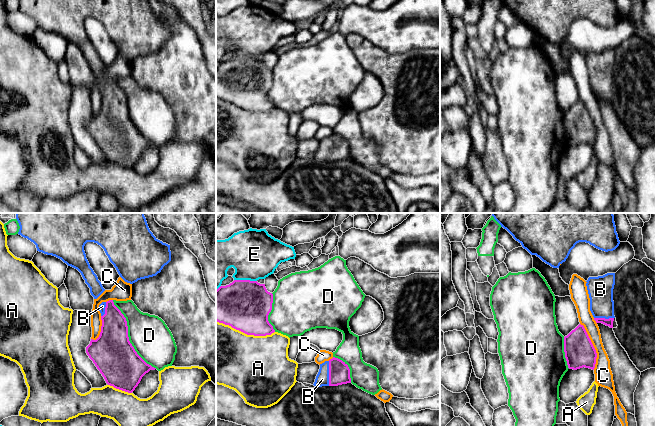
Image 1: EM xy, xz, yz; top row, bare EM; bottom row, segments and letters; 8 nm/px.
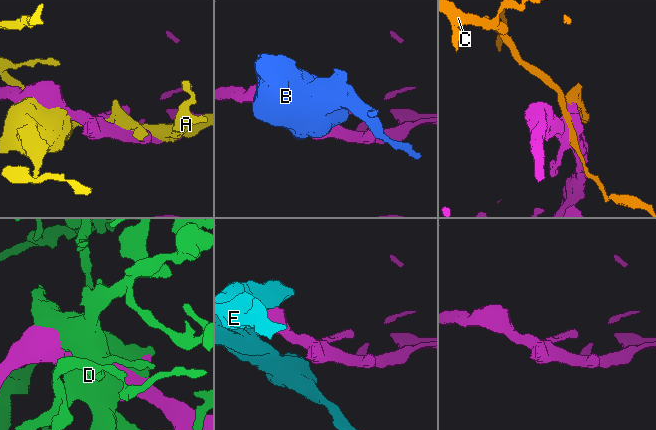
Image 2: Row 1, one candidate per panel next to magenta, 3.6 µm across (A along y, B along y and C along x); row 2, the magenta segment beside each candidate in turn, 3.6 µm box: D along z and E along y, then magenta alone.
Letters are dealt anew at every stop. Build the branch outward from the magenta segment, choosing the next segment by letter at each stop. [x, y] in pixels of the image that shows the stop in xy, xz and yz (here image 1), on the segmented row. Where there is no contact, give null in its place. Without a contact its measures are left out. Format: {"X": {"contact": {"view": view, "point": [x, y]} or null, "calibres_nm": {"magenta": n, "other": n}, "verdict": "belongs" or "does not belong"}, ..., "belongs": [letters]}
{"A": {"contact": {"view": "xz", "point": [245, 333]}, "calibres_nm": {"magenta": 400, "other": 480}, "verdict": "does not belong"}, "B": {"contact": {"view": "xz", "point": [329, 373]}, "calibres_nm": {"magenta": 180, "other": 110}, "verdict": "belongs"}, "C": {"contact": {"view": "yz", "point": [593, 346]}, "calibres_nm": {"magenta": 240, "other": 140}, "verdict": "does not belong"}, "D": {"contact": {"view": "xy", "point": [127, 336]}, "calibres_nm": {"magenta": 340, "other": 320}, "verdict": "does not belong"}, "E": {"contact": {"view": "xz", "point": [245, 280]}, "calibres_nm": {"magenta": 400, "other": 400}, "verdict": "does not belong"}, "belongs": ["B"]}

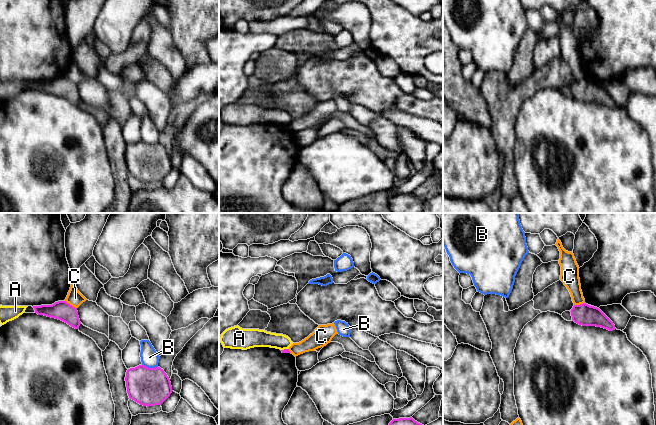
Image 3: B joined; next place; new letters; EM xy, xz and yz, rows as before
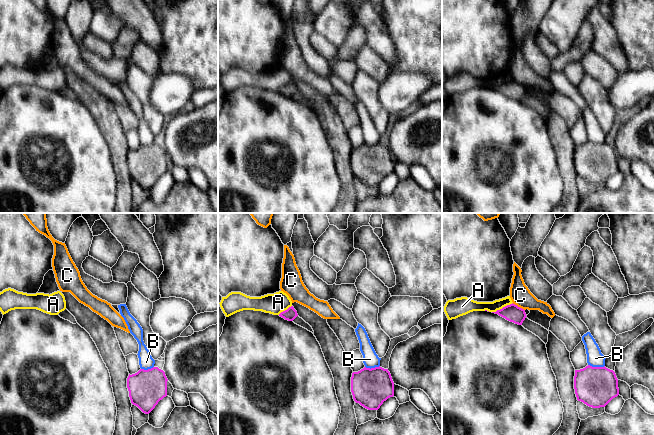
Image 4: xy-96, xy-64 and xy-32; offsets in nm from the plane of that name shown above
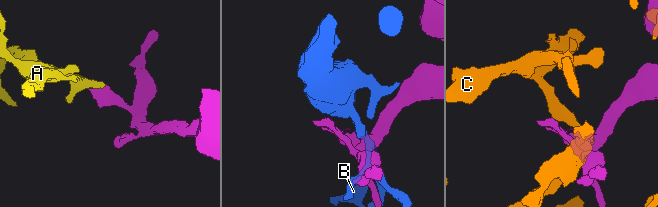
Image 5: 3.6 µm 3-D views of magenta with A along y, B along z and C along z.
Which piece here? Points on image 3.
{"A": {"contact": {"view": "xz", "point": [284, 349]}, "calibres_nm": {"magenta": 30, "other": 140}, "verdict": "does not belong"}, "B": {"contact": {"view": "xy", "point": [150, 368]}, "calibres_nm": {"magenta": 300, "other": 140}, "verdict": "does not belong"}, "C": {"contact": {"view": "xy", "point": [71, 305]}, "calibres_nm": {"magenta": 160, "other": 120}, "verdict": "does not belong"}, "belongs": []}

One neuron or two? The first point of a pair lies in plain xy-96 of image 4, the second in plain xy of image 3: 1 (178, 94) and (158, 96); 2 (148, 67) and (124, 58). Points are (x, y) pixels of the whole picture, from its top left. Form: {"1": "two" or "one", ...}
{"1": "two", "2": "two"}

